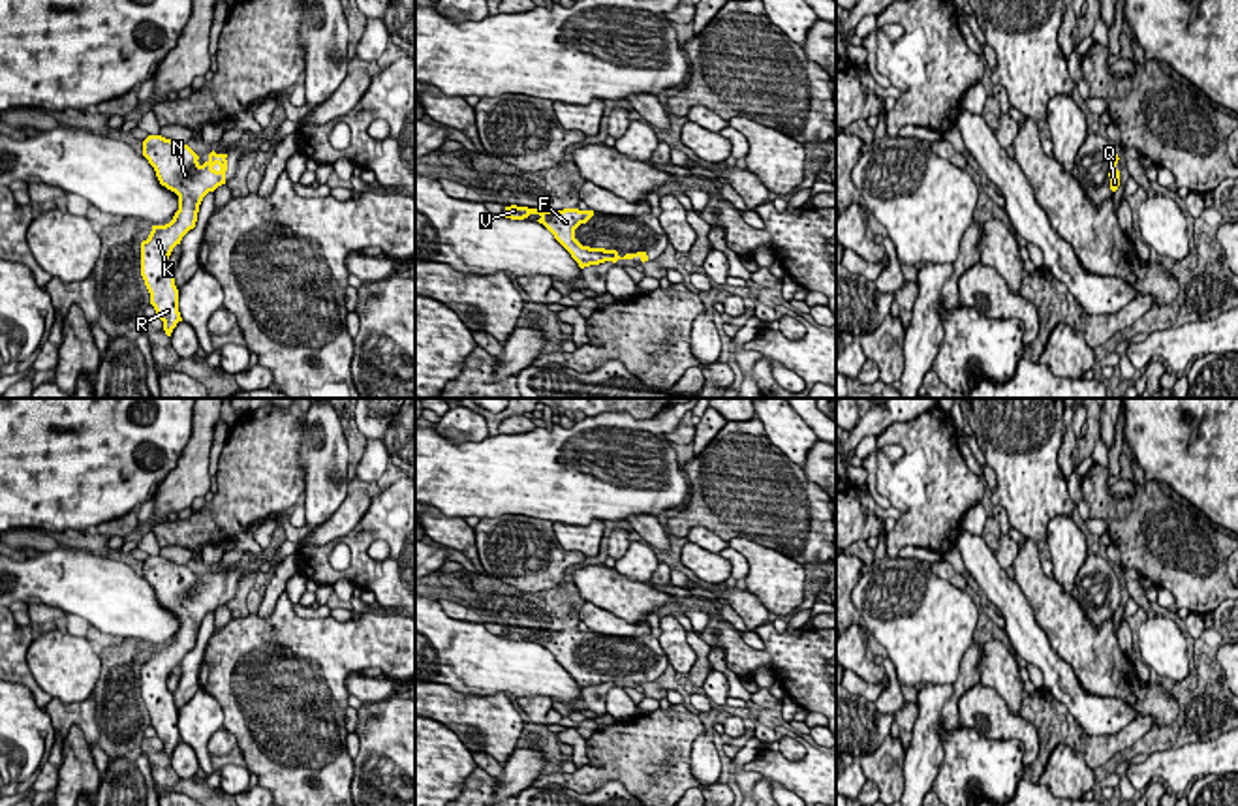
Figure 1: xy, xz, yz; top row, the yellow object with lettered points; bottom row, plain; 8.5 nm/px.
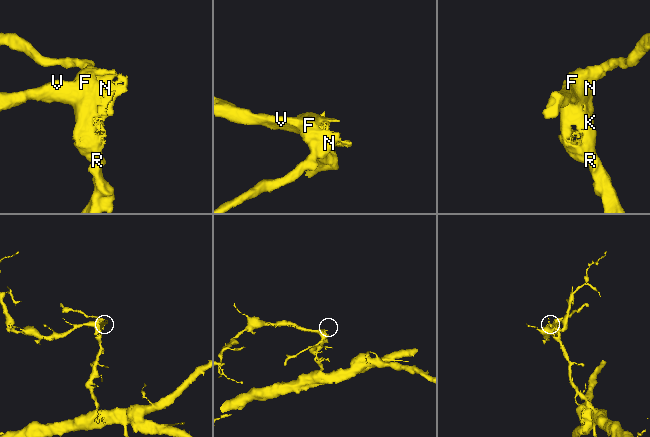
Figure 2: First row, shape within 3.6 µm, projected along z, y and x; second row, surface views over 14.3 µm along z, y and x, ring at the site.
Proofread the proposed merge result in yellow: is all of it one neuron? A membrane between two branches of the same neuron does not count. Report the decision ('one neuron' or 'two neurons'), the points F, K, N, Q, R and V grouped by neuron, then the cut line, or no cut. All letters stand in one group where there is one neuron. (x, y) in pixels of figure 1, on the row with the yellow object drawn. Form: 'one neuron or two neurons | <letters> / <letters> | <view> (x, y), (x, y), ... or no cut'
one neuron | F K N Q R V | no cut

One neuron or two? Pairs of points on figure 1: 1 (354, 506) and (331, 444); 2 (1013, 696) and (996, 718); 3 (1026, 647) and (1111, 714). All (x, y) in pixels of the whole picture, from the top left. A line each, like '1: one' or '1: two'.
1: two
2: two
3: one

